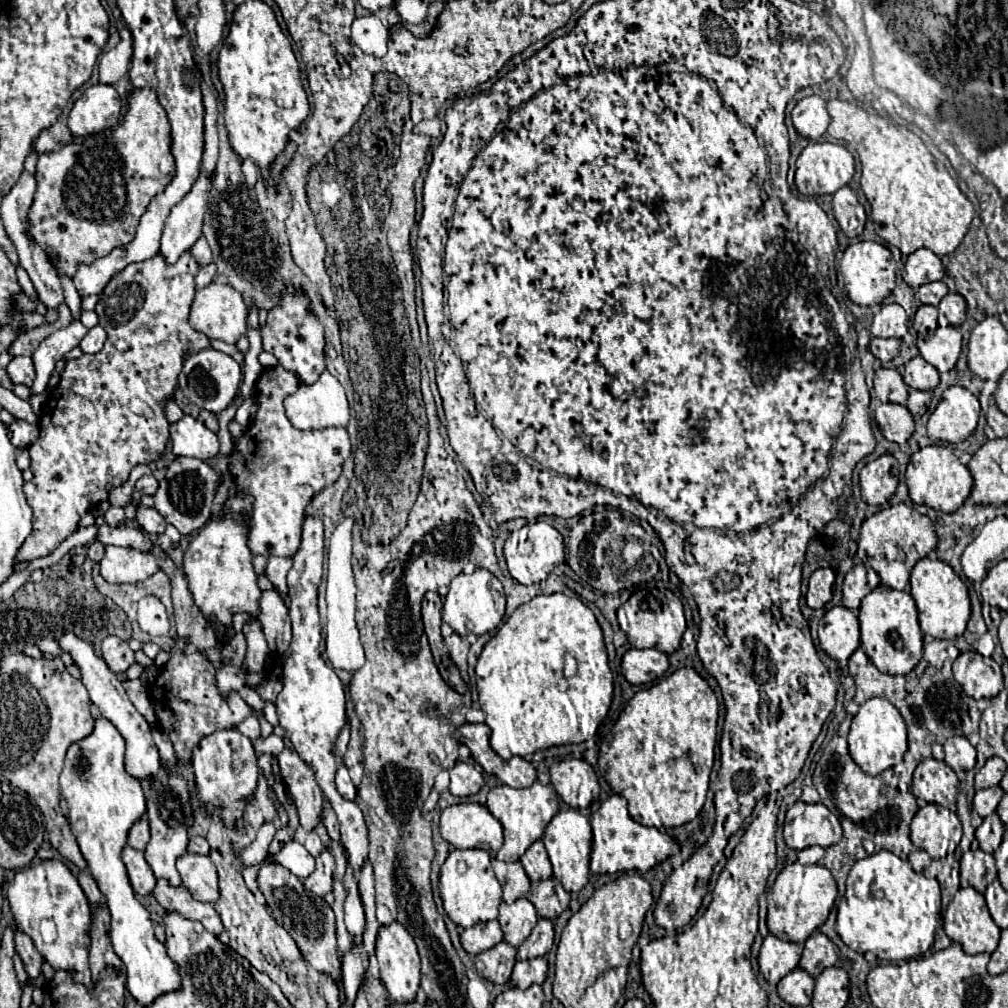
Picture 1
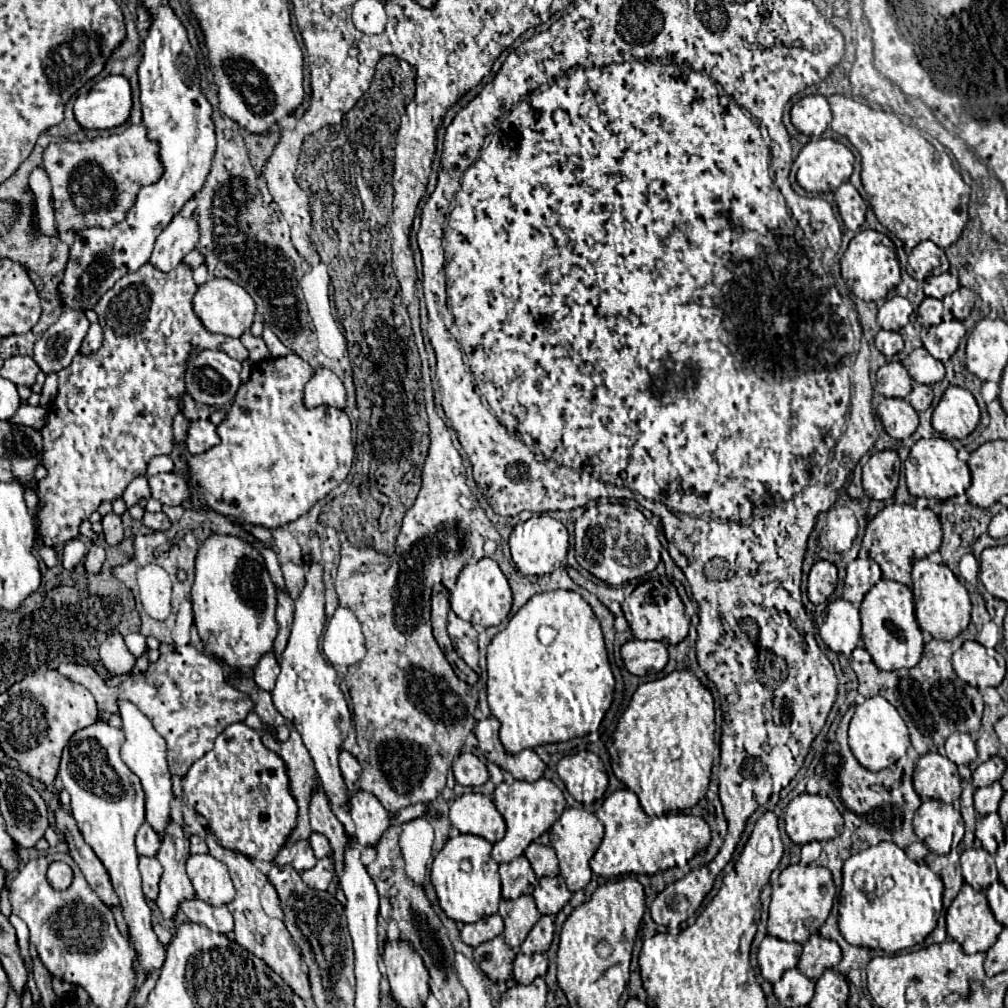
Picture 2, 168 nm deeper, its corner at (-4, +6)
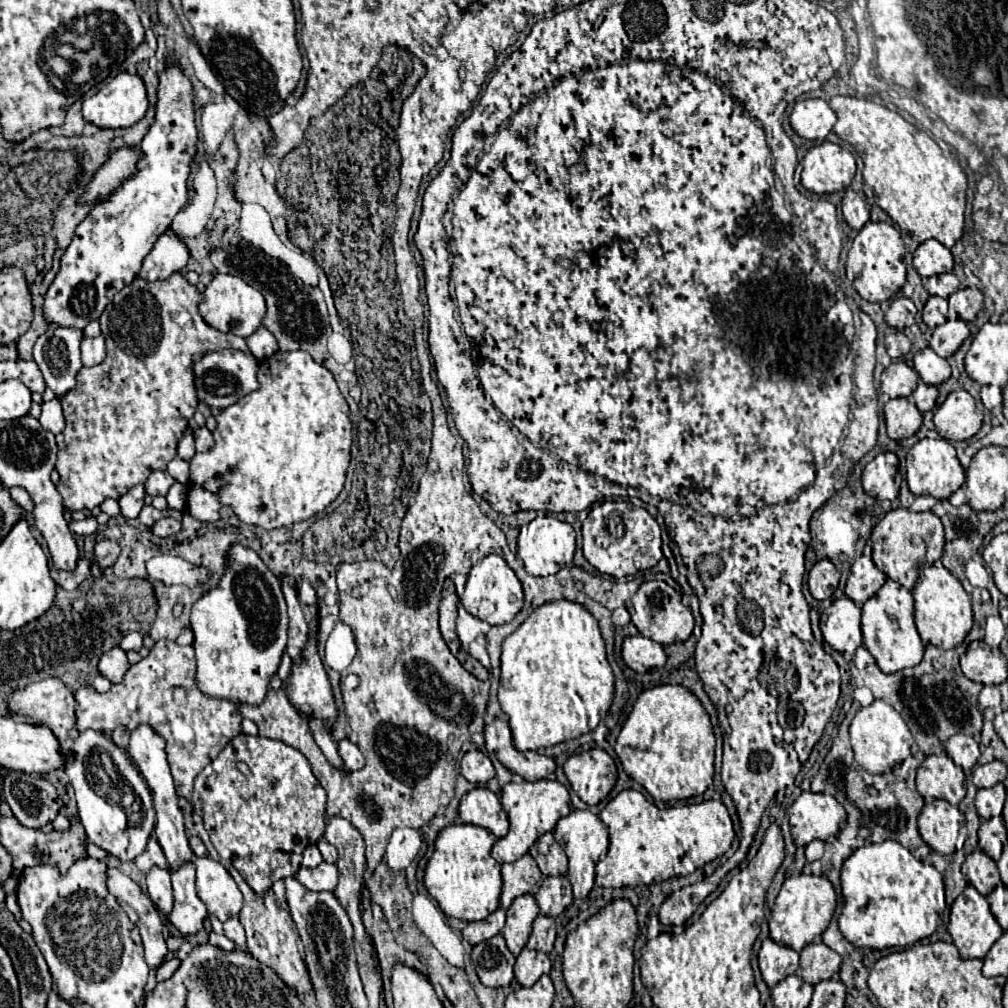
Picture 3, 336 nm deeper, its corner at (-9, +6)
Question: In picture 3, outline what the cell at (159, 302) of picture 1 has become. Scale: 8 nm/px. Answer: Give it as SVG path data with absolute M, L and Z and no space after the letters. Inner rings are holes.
M176 271L168 279L154 283L136 277L130 285L116 293L108 311L100 315L108 355L96 367L82 367L76 375L76 387L60 399L66 429L56 435L56 471L60 473L56 489L64 499L64 509L70 513L94 509L108 497L120 499L134 485L144 483L152 471L166 469L166 463L176 457L176 445L188 427L188 419L198 407L192 355L218 349L238 349L242 353L250 353L246 339L232 333L222 333L202 319L198 313L200 301L202 293Z

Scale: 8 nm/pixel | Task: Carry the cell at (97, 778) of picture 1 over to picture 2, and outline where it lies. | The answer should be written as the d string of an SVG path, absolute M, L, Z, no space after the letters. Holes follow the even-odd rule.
M93 723L77 731L63 749L57 775L61 777L63 787L71 795L71 815L75 817L85 843L95 851L95 855L101 859L101 863L109 871L115 893L121 899L123 915L129 923L129 939L137 951L137 961L145 971L153 971L163 965L165 947L157 941L153 933L151 909L141 891L135 835L145 821L145 797L143 797L141 781L121 761L119 751L123 741L125 741L123 731L107 723ZM105 765L113 767L117 777L99 777L99 769Z

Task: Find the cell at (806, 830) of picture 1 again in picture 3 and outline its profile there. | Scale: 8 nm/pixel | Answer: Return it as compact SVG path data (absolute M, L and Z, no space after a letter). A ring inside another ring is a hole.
M802 793L788 809L790 831L798 847L806 847L810 841L826 841L838 835L846 827L844 807L826 793Z

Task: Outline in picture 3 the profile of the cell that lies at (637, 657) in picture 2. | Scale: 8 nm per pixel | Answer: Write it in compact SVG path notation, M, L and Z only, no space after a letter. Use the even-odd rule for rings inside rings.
M634 635L624 639L622 659L632 671L646 673L650 669L662 669L666 665L666 651L660 643L642 635Z

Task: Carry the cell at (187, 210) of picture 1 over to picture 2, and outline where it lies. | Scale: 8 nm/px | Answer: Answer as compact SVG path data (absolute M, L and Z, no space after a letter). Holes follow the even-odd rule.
M173 217L173 221L163 229L155 241L153 255L149 263L159 271L167 273L183 263L185 255L195 249L199 239L197 221L193 217Z

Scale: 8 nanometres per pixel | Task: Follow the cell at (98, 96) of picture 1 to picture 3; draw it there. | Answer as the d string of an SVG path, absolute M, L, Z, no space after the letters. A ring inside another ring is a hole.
M120 73L116 75L110 83L106 83L96 95L88 97L82 103L82 113L84 119L96 127L108 127L108 129L118 129L118 127L130 127L138 123L148 109L148 99L146 99L146 89L144 81L138 75L130 73Z

